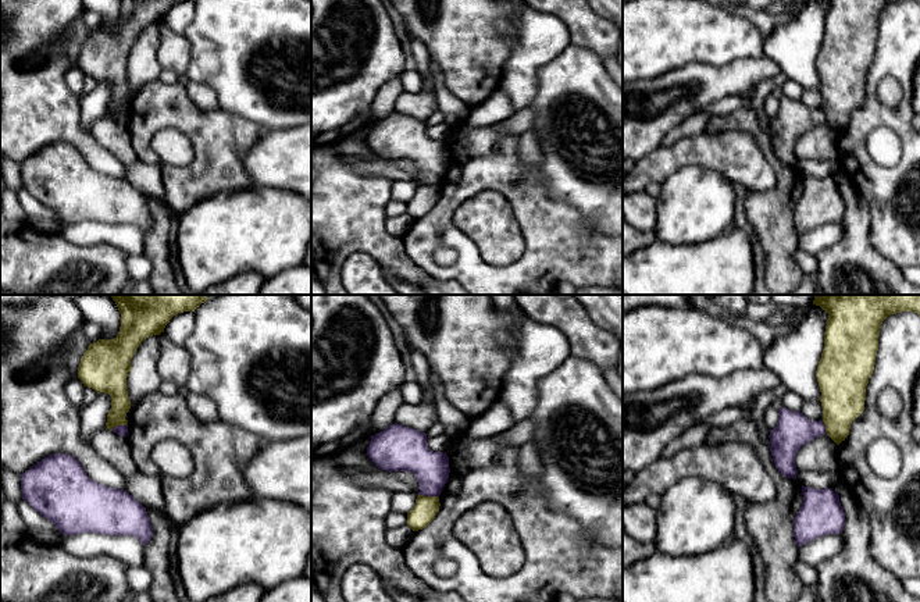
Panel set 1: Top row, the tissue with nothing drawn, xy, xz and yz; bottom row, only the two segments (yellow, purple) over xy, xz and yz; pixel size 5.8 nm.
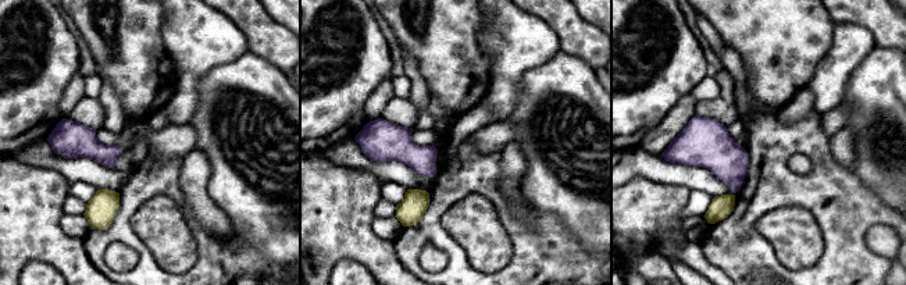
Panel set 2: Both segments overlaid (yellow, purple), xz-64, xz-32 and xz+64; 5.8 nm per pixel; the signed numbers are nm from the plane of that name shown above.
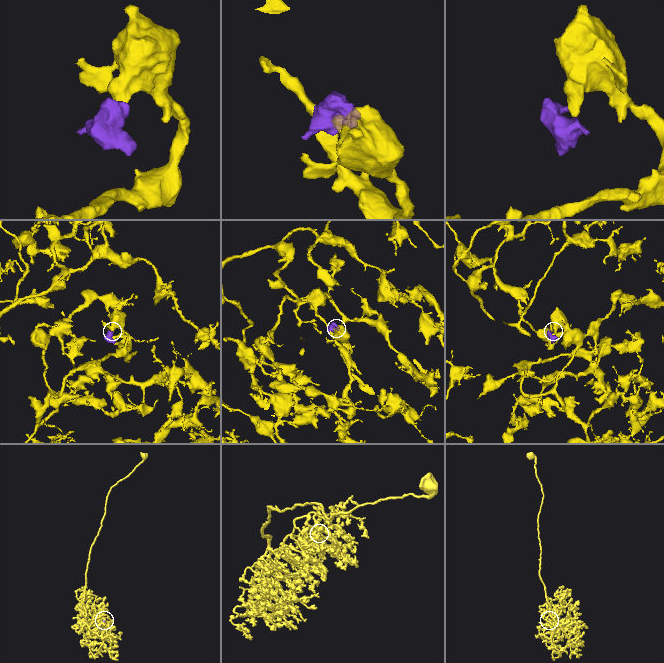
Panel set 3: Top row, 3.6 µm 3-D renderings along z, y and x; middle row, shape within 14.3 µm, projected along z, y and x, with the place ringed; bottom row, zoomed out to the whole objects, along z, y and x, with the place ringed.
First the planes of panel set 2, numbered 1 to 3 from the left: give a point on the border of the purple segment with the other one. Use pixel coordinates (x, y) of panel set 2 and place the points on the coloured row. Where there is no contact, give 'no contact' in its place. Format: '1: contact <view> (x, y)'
1: no contact
2: no contact
3: no contact

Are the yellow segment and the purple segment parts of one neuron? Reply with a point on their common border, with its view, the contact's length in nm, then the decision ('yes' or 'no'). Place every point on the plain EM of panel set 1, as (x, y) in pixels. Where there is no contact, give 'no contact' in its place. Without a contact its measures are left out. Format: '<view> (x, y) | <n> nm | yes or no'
xz (428, 185) | 120 nm | no

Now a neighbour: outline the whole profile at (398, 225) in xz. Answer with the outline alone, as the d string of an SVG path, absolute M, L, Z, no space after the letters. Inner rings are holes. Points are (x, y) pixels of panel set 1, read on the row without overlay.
M404 213L395 217L386 217L385 228L393 236L403 236L410 228L413 218Z

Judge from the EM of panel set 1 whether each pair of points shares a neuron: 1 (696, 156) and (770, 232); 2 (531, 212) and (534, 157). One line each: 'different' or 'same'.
1: different
2: different

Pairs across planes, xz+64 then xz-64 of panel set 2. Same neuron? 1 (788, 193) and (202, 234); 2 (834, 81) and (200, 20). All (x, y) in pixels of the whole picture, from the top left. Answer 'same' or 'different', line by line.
1: same
2: same

